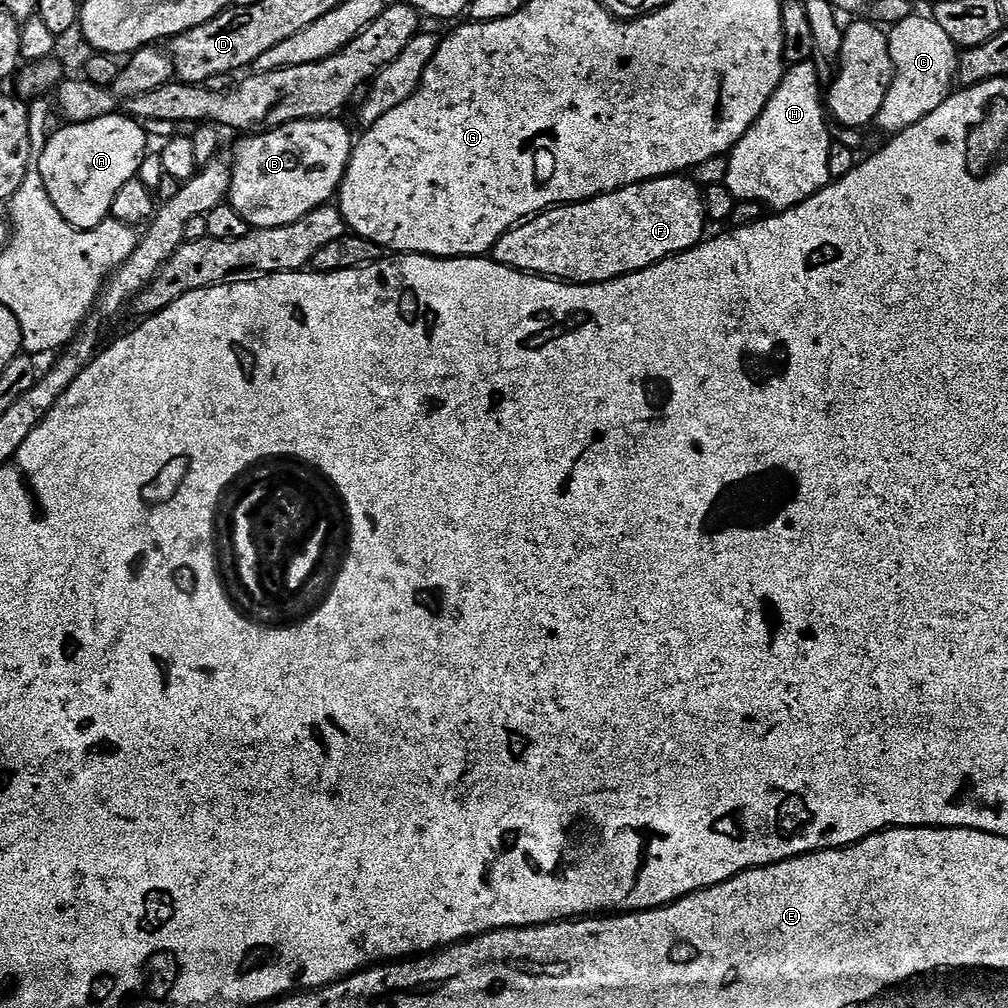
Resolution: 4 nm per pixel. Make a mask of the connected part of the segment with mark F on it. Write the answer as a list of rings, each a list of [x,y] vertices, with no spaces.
[[[684,174],[663,176],[641,184],[631,184],[593,200],[547,209],[521,223],[492,247],[490,256],[498,264],[517,268],[534,276],[563,280],[573,284],[601,284],[632,272],[654,266],[668,256],[689,252],[705,239],[704,194],[695,179]]]

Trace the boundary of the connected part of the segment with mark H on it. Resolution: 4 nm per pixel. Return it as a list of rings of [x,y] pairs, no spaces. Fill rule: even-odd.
[[[807,60],[791,65],[785,71],[778,90],[774,90],[770,102],[766,102],[754,126],[746,130],[743,138],[728,153],[728,169],[723,184],[728,187],[730,194],[734,194],[736,201],[763,204],[765,209],[773,213],[784,212],[806,202],[806,198],[818,194],[832,180],[830,146],[834,142],[834,136],[828,133],[828,124],[830,125],[830,120],[826,115],[825,101],[822,99],[822,81],[816,73],[815,63]]]

